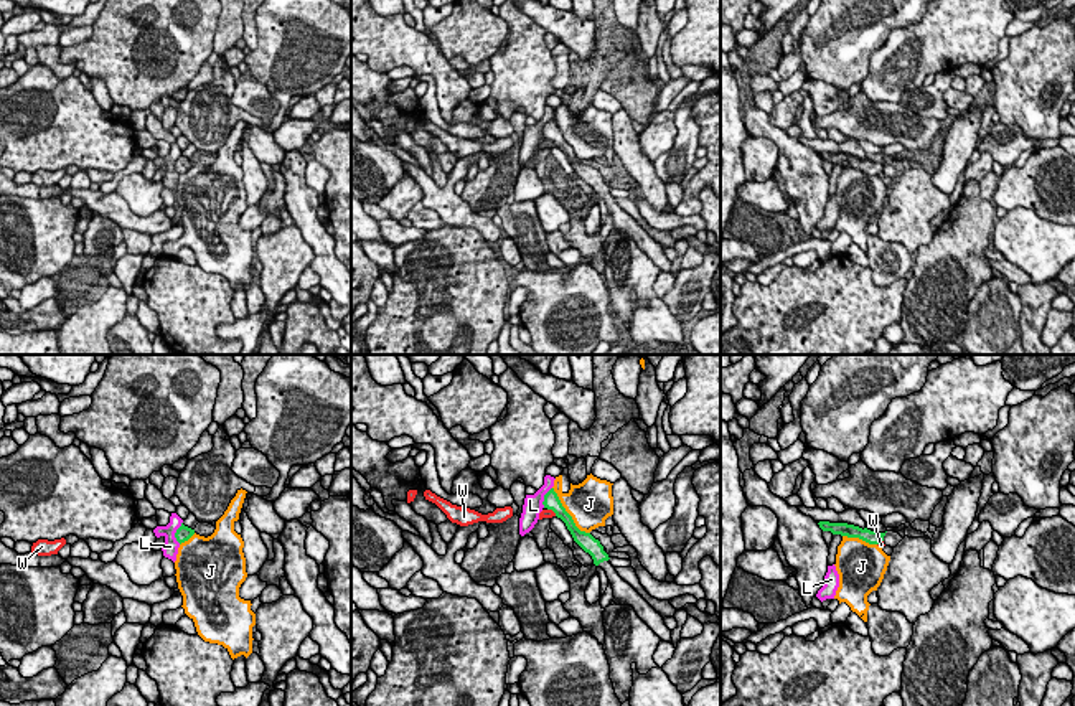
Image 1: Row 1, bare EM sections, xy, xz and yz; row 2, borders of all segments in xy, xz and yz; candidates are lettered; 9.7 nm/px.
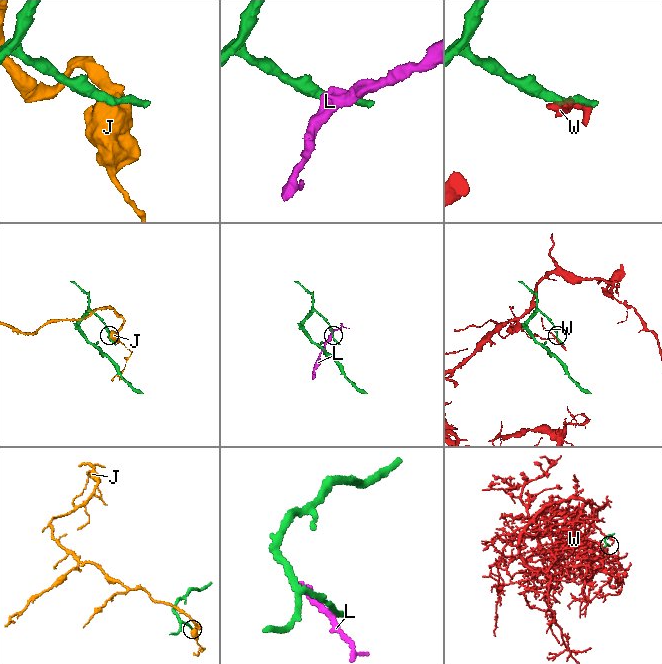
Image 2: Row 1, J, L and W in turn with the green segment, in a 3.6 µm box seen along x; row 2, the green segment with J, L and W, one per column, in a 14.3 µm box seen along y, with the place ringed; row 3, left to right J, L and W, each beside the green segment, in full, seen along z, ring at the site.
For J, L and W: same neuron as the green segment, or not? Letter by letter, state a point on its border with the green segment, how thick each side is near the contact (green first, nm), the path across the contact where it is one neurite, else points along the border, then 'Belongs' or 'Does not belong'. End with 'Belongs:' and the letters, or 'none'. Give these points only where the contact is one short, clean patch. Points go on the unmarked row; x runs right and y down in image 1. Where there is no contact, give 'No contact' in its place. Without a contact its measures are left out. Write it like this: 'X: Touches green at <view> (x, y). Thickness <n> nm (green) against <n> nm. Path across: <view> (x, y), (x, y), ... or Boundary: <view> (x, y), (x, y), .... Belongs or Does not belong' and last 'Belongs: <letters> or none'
J: Touches green at xz (568, 144). Thickness 160 nm (green) against 440 nm. Does not belong
L: Touches green at xy (175, 164). Thickness 160 nm (green) against 160 nm. Boundary: xy (182, 152), (175, 164), (178, 174). Does not belong
W: Touches green at xz (553, 141). Thickness 160 nm (green) against 100 nm. Does not belong
Belongs: none

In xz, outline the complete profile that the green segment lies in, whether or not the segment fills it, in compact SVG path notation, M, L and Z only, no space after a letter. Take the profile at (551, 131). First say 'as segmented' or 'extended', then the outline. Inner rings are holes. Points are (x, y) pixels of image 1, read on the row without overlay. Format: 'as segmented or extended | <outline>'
extended | M551 119L544 125L544 139L552 140L570 162L574 172L592 186L594 195L607 203L607 208L613 219L613 233L617 236L631 236L636 246L663 271L673 274L671 261L664 256L663 247L628 214L625 213L615 198L608 193L608 185L603 176L590 163L580 162L572 147L562 137L557 124Z

